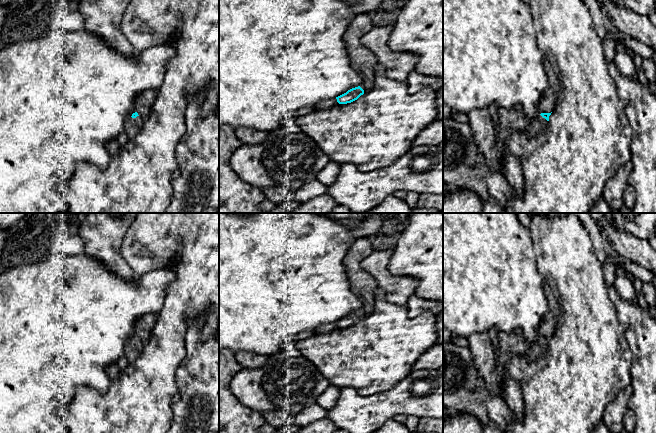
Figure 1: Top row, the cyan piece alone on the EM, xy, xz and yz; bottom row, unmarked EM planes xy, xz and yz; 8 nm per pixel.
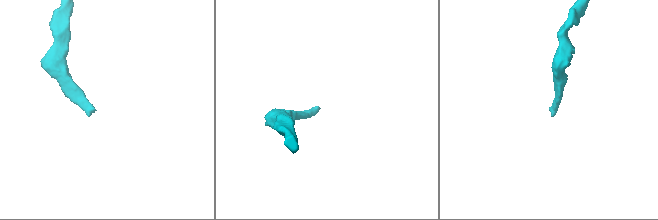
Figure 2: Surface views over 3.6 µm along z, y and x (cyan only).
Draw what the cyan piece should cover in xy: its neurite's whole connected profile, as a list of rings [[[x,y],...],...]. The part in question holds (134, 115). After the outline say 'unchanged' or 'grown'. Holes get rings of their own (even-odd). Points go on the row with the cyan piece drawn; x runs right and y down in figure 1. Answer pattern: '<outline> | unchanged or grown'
[[[137,112],[133,113],[131,117],[132,118],[128,121],[126,128],[126,134],[129,139],[133,139],[143,125],[143,120],[139,117]]] | grown

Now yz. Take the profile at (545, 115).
[[[541,113],[537,118],[528,120],[528,124],[524,131],[529,138],[536,137],[542,134],[545,128],[548,126],[549,116],[551,113]]] | grown

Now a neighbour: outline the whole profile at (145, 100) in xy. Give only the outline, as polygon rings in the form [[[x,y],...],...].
[[[147,90],[138,95],[135,109],[139,117],[146,121],[149,118],[152,105],[156,99],[157,91]]]

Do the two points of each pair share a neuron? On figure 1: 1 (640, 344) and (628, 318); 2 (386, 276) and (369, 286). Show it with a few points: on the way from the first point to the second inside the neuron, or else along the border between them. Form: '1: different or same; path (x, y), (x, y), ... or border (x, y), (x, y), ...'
1: same; path (640, 338), (640, 330), (634, 324)
2: different; border (361, 268), (373, 277), (378, 287)

